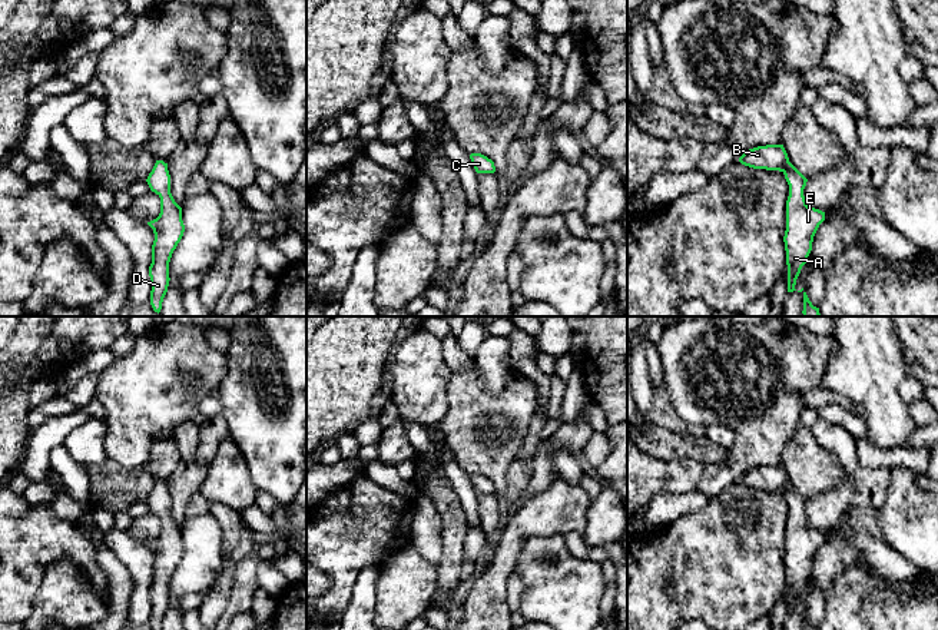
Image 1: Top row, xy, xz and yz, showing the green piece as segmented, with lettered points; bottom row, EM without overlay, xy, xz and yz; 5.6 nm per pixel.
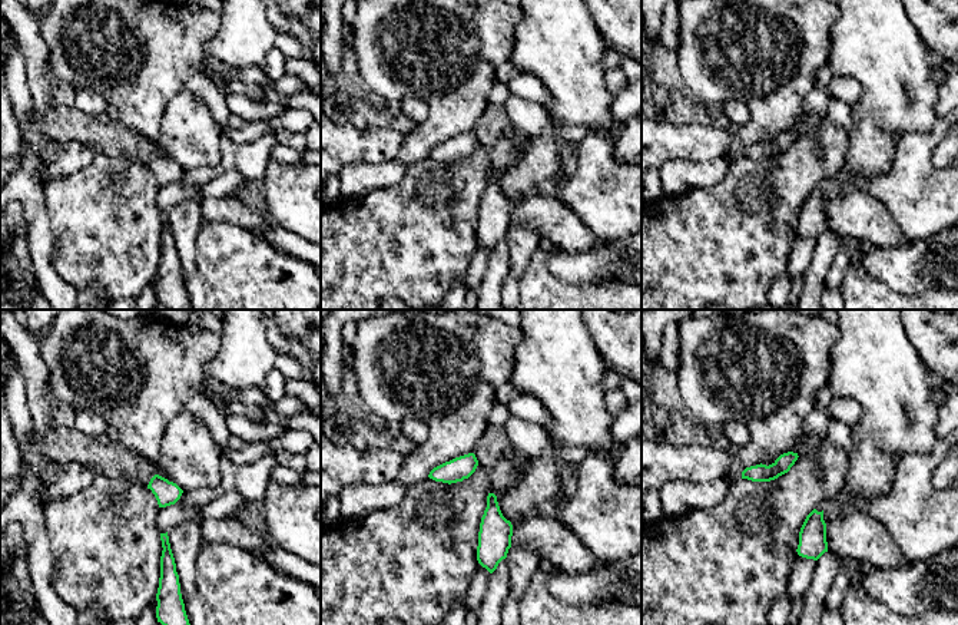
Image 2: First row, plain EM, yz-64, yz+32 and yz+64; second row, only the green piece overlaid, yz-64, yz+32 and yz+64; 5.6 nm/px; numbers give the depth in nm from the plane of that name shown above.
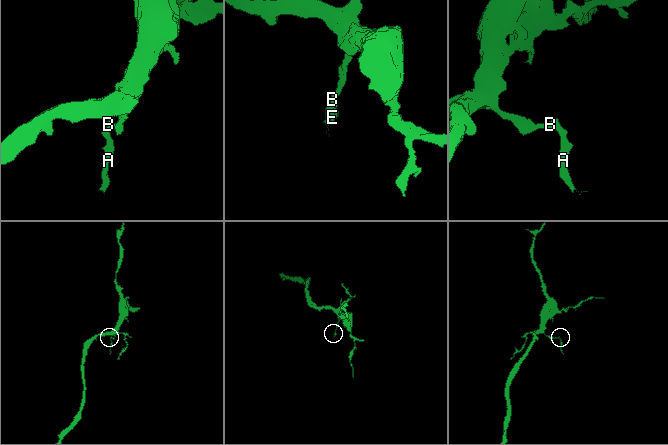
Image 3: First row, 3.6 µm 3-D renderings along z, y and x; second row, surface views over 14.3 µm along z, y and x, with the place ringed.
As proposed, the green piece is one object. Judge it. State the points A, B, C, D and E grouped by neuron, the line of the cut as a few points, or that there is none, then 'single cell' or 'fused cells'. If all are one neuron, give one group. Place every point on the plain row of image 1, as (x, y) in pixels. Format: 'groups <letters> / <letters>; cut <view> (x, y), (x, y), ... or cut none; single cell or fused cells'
groups A B C D E; cut none; single cell

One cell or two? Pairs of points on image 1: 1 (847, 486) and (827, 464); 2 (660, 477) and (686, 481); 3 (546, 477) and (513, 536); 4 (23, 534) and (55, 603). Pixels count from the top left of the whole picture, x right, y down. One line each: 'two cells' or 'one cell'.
1: two cells
2: one cell
3: two cells
4: two cells

